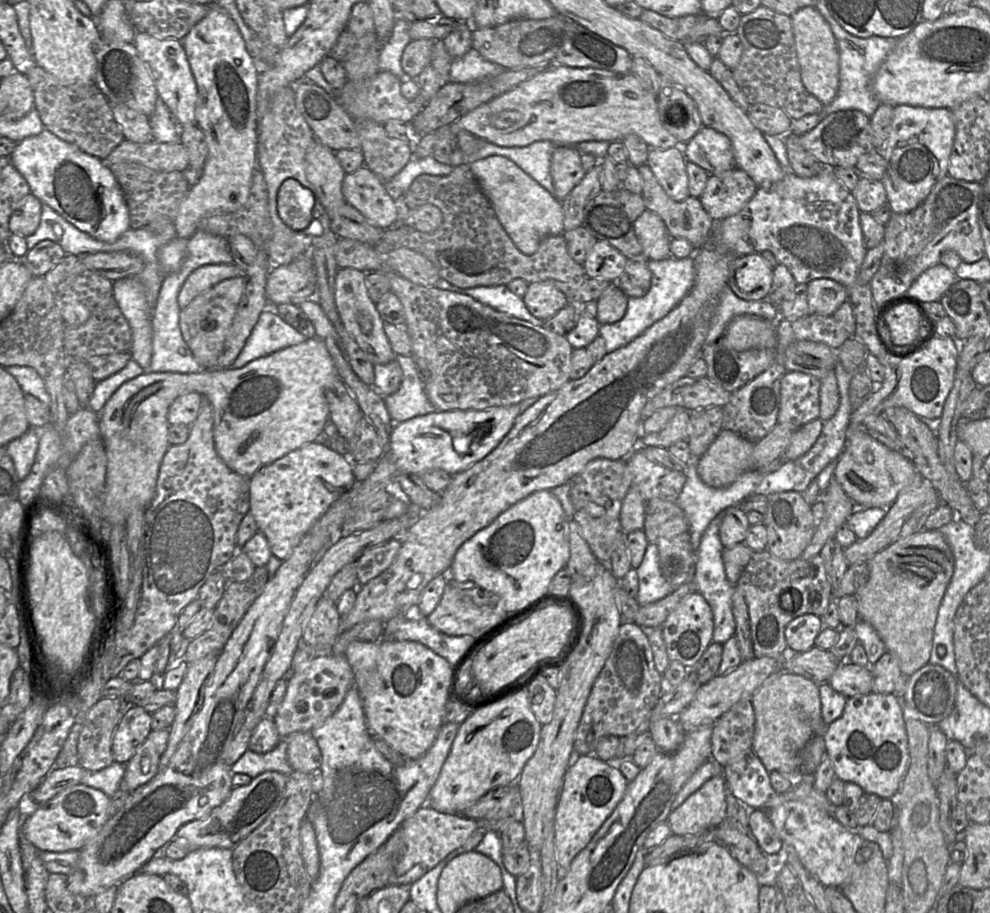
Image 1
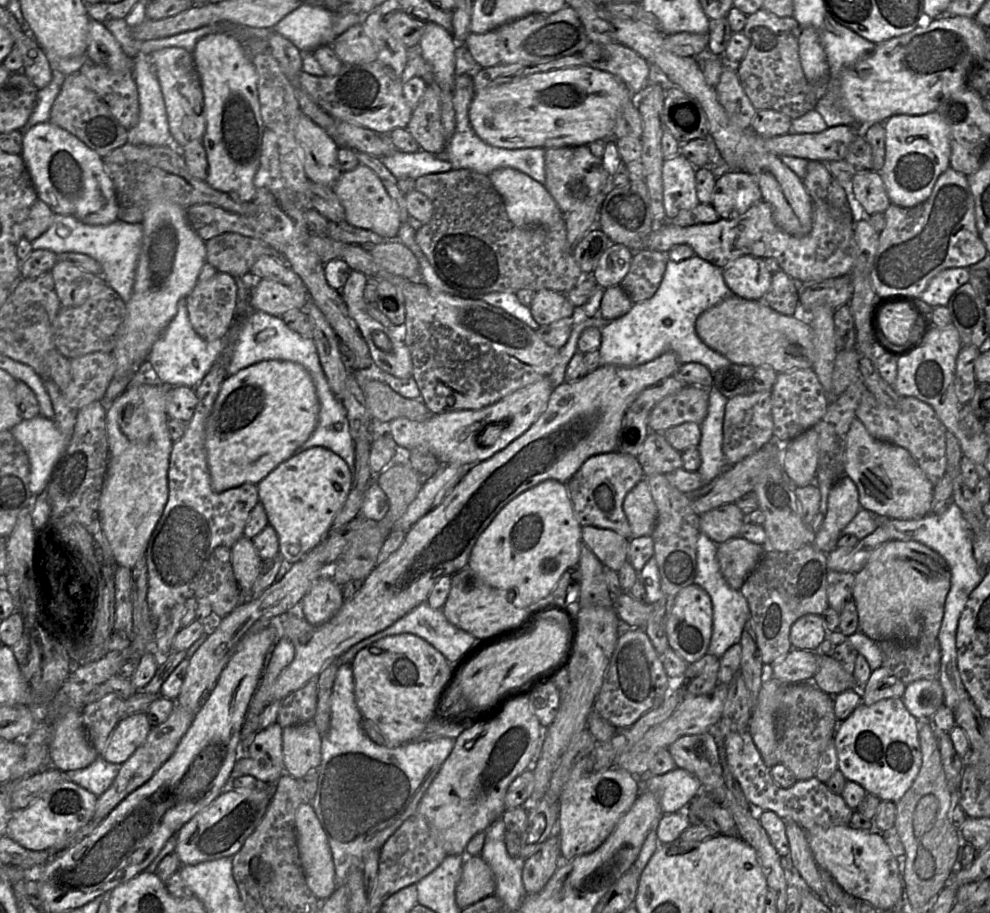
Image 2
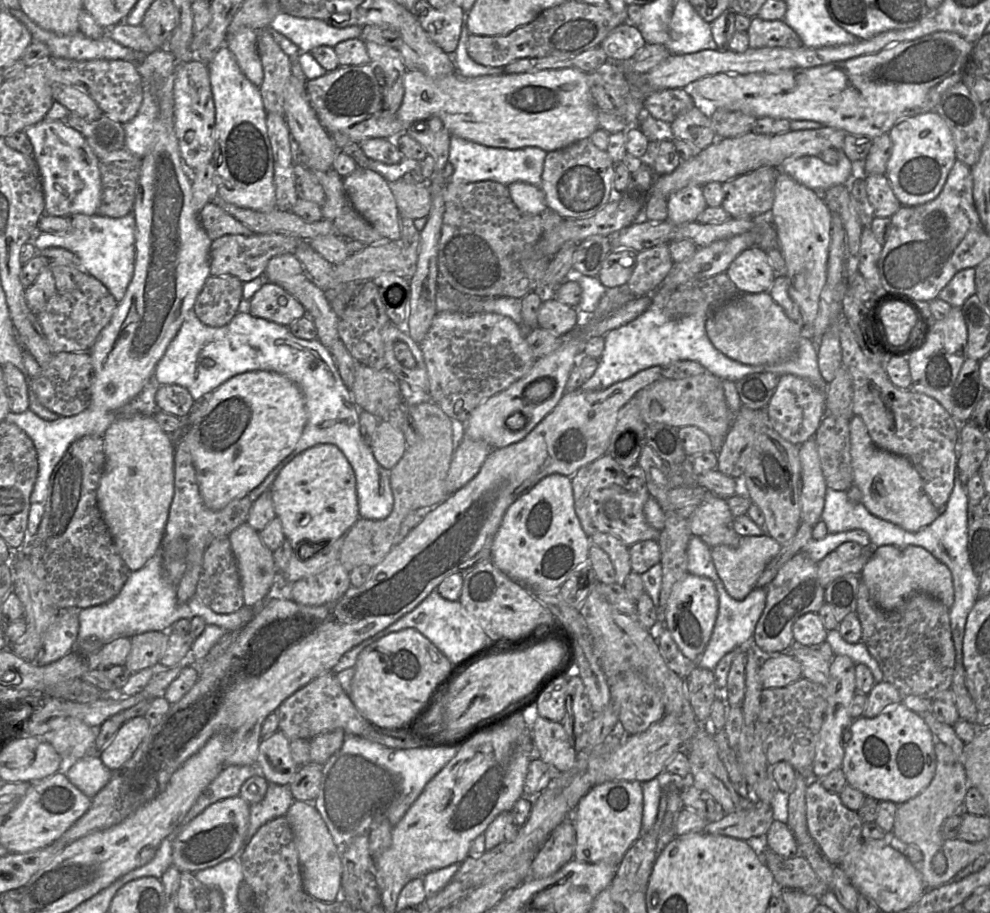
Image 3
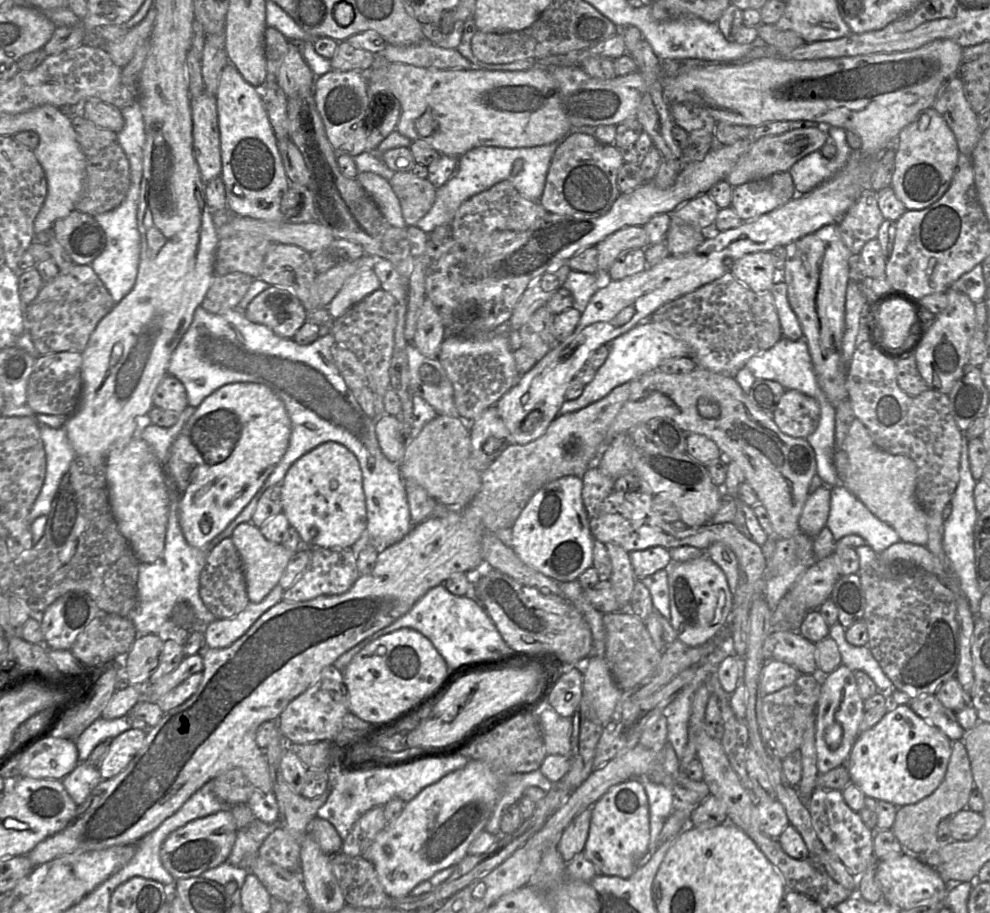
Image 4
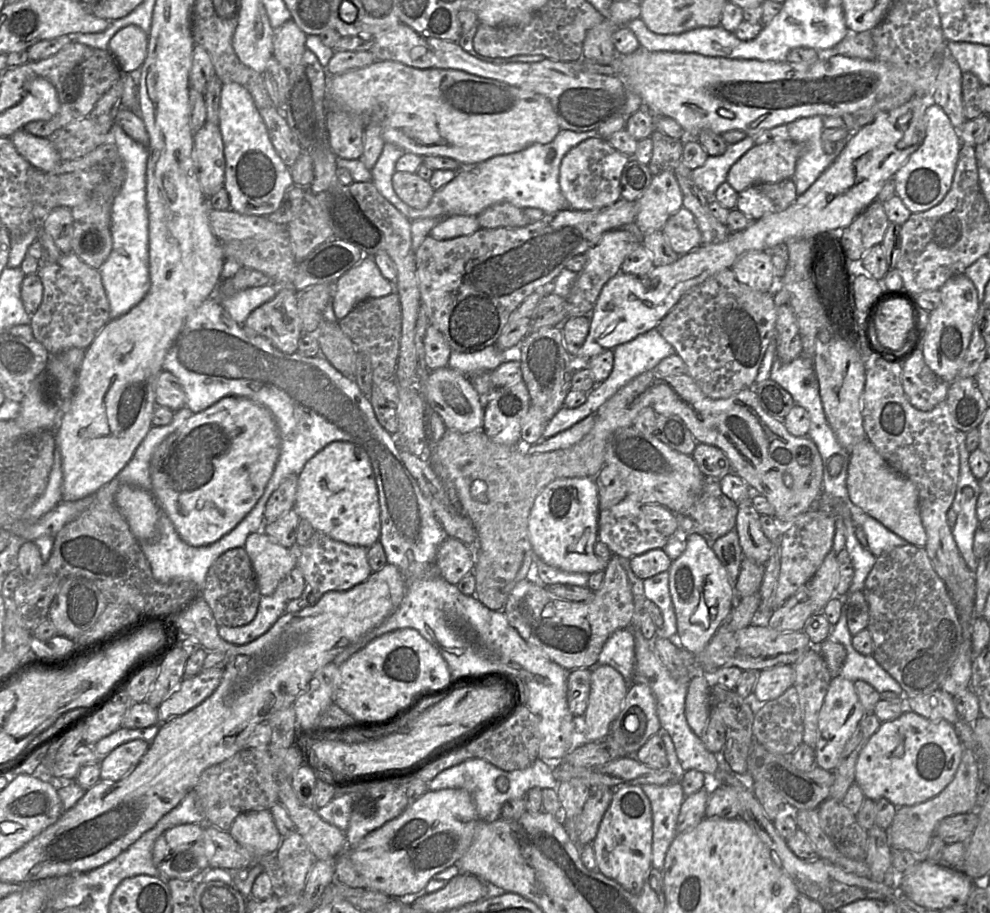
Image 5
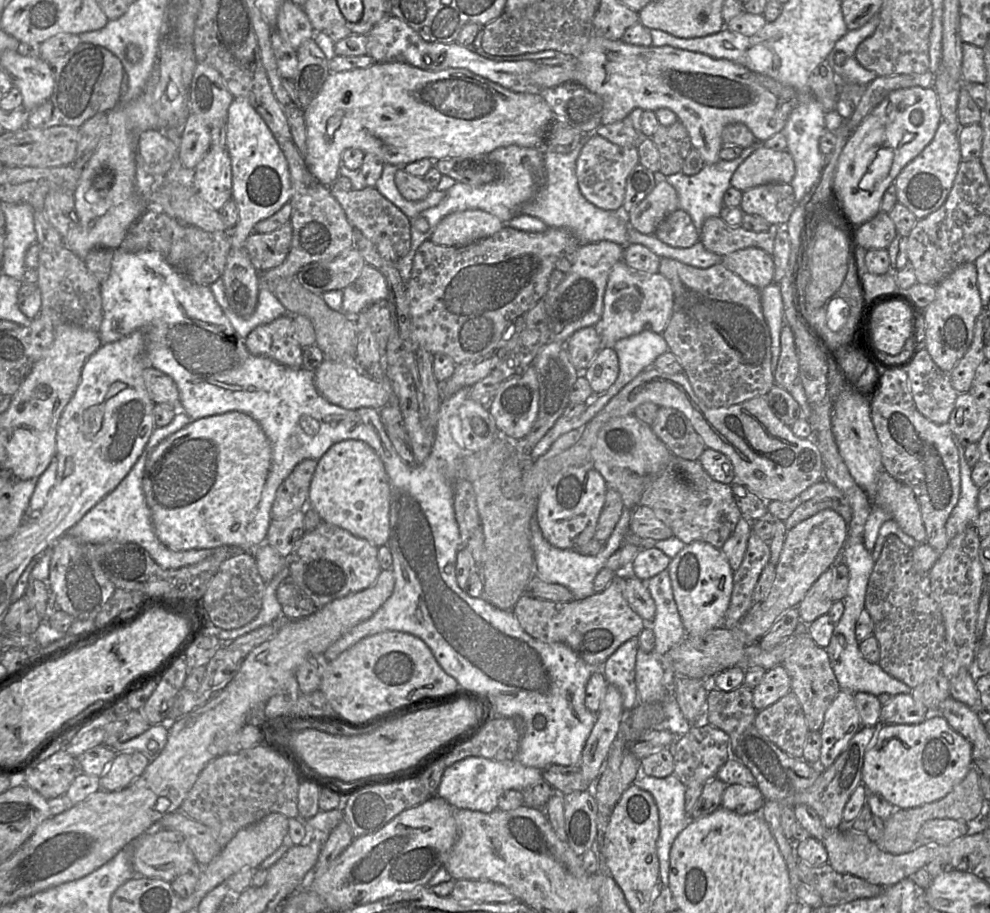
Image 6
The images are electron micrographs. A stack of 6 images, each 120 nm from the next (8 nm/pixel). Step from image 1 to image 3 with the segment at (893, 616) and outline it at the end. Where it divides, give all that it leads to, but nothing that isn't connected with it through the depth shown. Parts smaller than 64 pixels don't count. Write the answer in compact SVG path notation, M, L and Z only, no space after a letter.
M884 545L873 548L859 577L866 584L871 599L884 611L893 611L901 607L915 593L925 593L941 601L949 609L954 602L954 587L950 570L920 546Z

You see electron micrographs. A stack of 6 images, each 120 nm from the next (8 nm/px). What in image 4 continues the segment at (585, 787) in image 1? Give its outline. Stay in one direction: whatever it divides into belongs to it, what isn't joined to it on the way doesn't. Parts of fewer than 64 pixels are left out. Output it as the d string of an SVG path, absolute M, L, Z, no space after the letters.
M632 778L614 785L591 807L591 811L589 833L582 853L594 864L599 874L630 877L638 867L645 865L651 858L647 856L650 842L649 803L641 780Z

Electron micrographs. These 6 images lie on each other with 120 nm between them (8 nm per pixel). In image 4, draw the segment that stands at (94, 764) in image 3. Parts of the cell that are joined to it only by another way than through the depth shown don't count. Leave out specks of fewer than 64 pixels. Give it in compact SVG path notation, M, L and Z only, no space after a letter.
M82 761L62 779L62 783L72 800L79 806L102 780L98 768Z

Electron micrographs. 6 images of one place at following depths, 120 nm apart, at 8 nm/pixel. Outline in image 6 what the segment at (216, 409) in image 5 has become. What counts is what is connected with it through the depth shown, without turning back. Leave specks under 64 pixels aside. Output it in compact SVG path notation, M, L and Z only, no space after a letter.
M231 411L190 421L189 424L170 435L151 452L144 468L143 489L158 539L165 546L174 550L230 547L230 549L242 549L246 551L246 553L252 553L254 555L257 547L251 547L247 541L247 527L253 519L261 500L264 484L271 468L271 462L271 444L259 423L250 415L238 411Z

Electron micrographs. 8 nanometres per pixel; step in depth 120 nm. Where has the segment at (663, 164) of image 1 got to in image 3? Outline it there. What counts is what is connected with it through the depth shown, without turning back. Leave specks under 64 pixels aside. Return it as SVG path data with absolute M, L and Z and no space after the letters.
M687 186L668 197L668 220L677 225L694 222L706 207L702 187Z

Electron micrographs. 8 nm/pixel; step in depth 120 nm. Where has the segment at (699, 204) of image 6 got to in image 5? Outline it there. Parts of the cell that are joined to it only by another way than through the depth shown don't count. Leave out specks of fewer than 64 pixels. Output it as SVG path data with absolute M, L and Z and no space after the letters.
M748 135L739 142L728 144L723 154L708 155L703 165L692 170L690 177L708 198L713 198L717 188L726 182L731 166L754 145L753 137Z

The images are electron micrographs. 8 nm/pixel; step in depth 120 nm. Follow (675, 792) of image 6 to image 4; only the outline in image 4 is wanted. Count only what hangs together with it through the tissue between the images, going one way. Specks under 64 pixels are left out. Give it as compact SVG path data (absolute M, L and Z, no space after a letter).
M648 779L639 780L641 780L649 803L650 842L647 856L652 856L658 848L657 841L663 826L674 810L675 797L672 791L663 785Z

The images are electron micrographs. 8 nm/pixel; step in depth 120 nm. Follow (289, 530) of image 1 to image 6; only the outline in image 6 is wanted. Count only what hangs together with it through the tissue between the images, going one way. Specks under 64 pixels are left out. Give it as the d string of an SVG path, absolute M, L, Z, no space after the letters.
M349 439L349 440L344 440L339 443L336 443L333 446L331 446L328 449L328 451L318 460L317 467L315 469L315 472L310 484L308 506L312 507L318 513L318 515L320 516L323 522L342 528L350 532L352 535L368 541L370 544L376 547L385 546L389 540L389 535L390 535L389 479L380 457L377 455L377 453L372 447L370 447L367 443L363 441Z

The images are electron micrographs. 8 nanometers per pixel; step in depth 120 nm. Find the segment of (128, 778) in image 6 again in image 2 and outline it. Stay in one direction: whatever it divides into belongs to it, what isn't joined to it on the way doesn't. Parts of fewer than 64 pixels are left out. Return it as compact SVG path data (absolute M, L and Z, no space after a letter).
M144 712L119 720L101 757L114 764L123 764L145 741L152 726Z

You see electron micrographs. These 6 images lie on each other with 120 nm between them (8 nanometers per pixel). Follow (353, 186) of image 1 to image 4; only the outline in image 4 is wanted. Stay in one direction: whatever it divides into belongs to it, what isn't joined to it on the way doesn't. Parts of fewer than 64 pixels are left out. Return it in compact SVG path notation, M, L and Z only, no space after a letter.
M360 172L356 180L375 201L389 224L398 228L406 227L399 200L389 180L373 172Z

